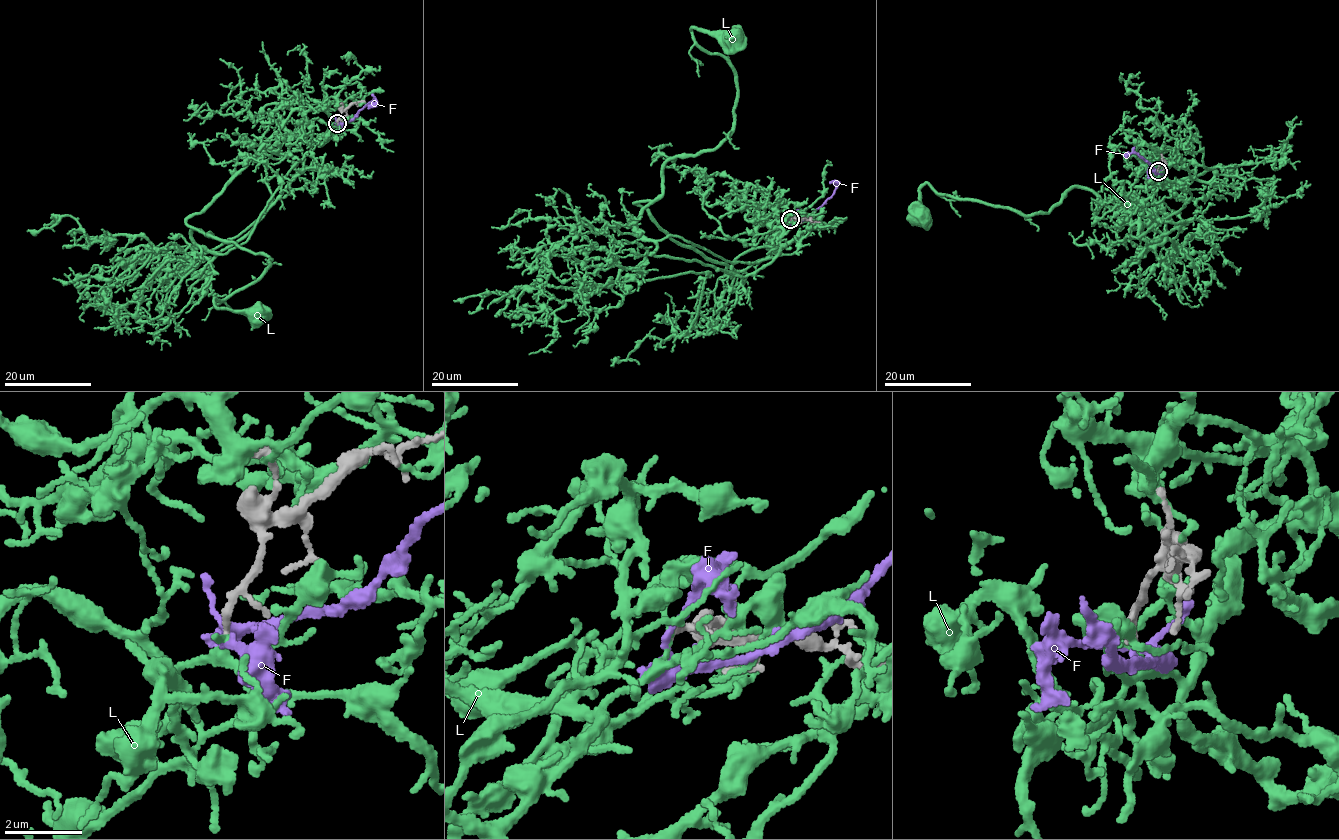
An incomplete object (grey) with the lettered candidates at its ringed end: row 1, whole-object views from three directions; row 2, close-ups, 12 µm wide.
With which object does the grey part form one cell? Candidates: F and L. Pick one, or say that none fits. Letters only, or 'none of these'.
none of these

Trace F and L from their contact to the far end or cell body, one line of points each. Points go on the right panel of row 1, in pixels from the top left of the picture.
F: (1158, 172), (1142, 157), (1133, 153), (1125, 156)
L: (1157, 171), (1177, 188), (1214, 174), (1128, 181), (1105, 202), (1073, 188), (1027, 214), (926, 183), (915, 214)

